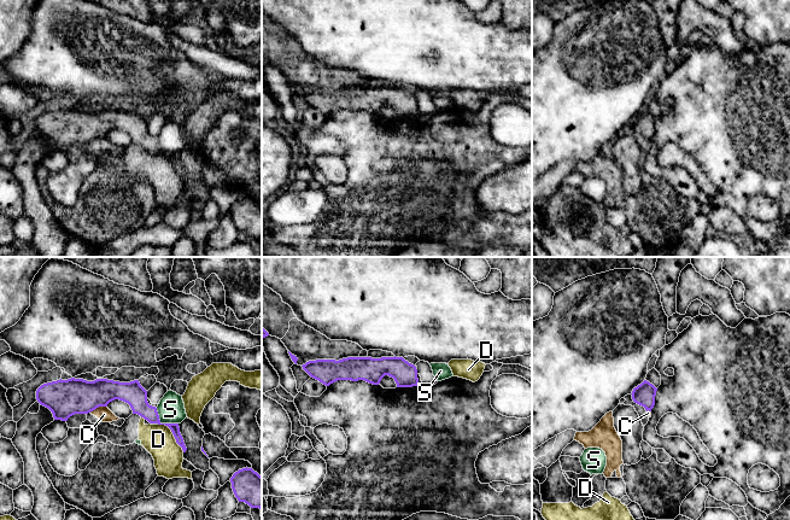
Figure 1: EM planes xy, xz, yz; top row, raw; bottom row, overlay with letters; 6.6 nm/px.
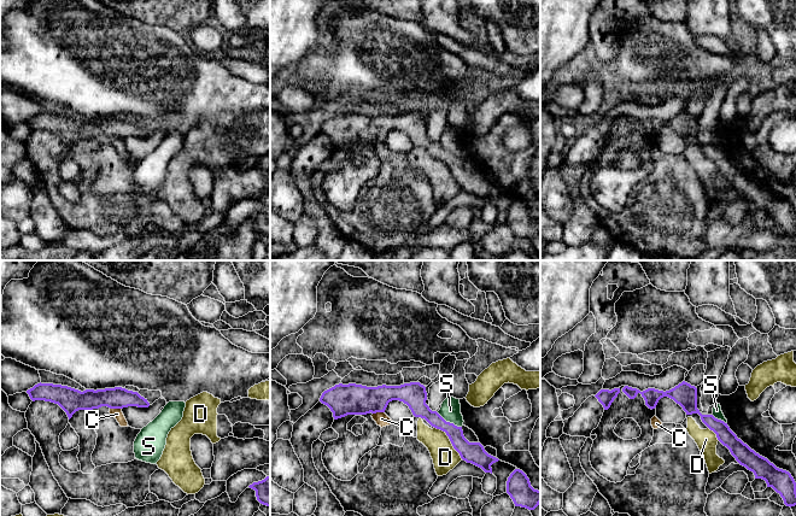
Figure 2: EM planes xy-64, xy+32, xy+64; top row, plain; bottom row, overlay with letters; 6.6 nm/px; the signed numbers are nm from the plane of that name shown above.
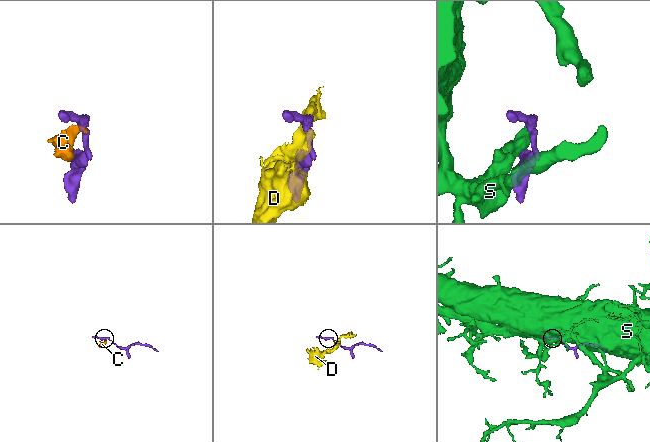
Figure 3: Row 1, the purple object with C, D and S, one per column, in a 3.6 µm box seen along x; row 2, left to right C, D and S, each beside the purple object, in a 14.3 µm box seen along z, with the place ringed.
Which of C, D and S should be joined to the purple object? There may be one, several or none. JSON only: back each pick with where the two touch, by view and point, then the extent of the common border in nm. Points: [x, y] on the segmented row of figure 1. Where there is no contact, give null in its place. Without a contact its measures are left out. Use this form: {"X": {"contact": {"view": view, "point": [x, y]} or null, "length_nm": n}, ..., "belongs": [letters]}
{"belongs": []}

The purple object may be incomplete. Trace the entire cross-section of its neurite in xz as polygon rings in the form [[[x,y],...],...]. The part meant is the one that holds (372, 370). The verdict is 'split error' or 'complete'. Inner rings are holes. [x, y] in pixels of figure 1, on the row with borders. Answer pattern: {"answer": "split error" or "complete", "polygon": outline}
{"answer": "complete", "polygon": [[[347,357],[335,360],[309,361],[302,366],[314,379],[326,386],[338,380],[364,380],[379,385],[385,375],[394,379],[397,387],[419,385],[417,369],[403,357]]]}

